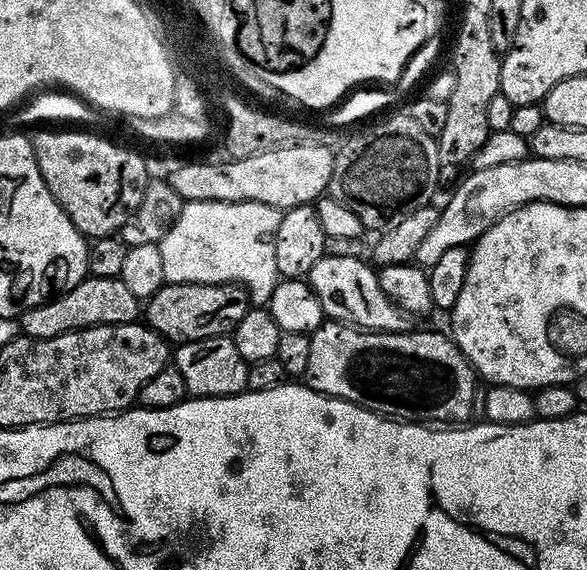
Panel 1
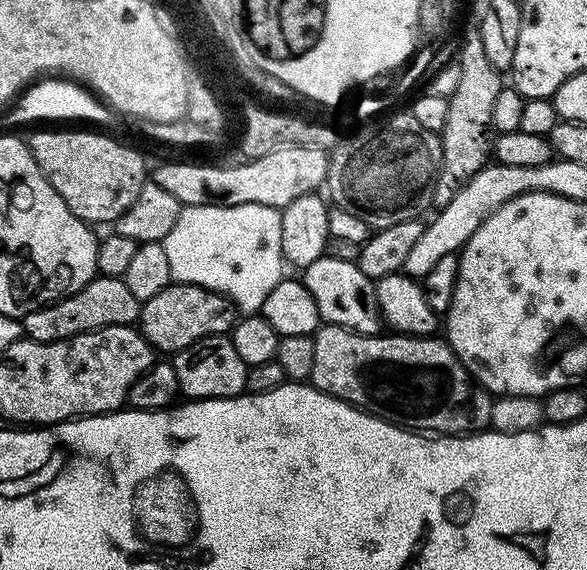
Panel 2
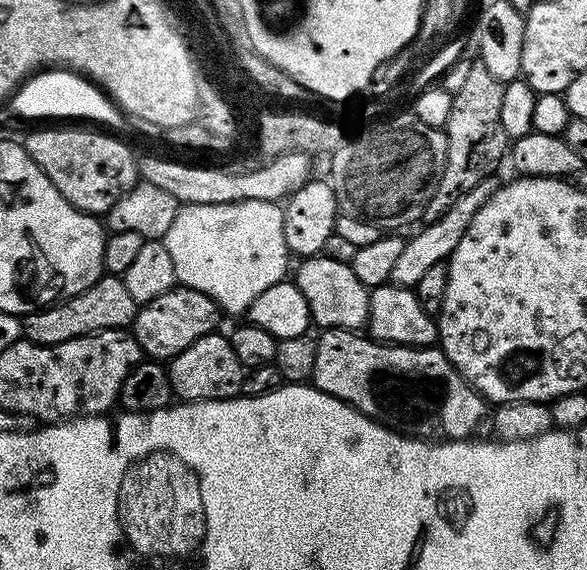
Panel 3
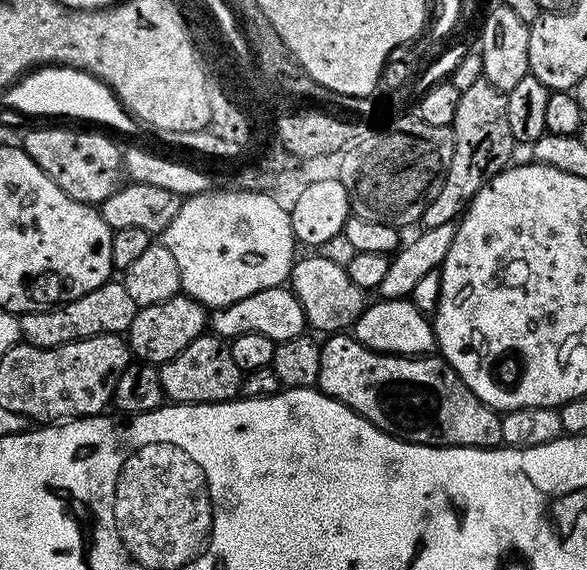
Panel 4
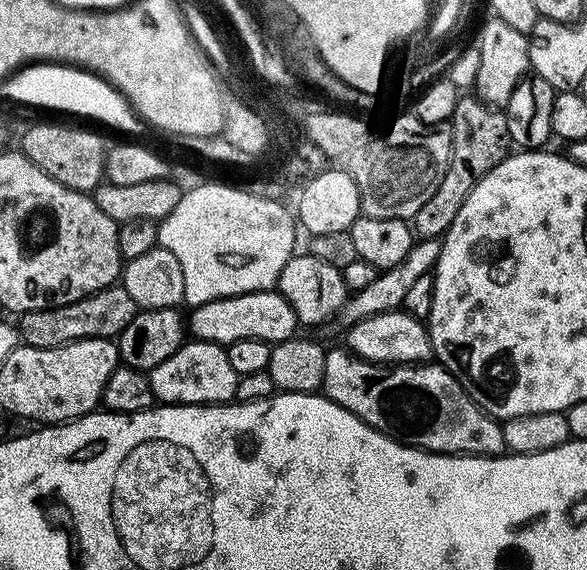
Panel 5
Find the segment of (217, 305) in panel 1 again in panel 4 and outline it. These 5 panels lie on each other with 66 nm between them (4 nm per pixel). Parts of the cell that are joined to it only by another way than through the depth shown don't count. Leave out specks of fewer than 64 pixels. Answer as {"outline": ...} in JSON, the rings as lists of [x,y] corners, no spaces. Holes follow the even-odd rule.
{"outline":[[[183,294],[166,298],[166,302],[154,302],[154,306],[136,309],[134,322],[130,322],[126,333],[128,348],[139,363],[157,366],[165,364],[170,362],[170,358],[182,354],[182,350],[186,350],[194,338],[205,335],[209,320],[204,305]]]}

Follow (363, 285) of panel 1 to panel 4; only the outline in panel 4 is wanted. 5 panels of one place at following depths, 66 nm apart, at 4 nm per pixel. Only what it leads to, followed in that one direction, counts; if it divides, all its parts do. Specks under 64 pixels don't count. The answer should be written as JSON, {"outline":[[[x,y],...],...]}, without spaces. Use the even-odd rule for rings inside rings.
{"outline":[[[318,254],[301,255],[293,263],[290,277],[292,293],[304,311],[304,319],[309,329],[317,328],[323,334],[335,334],[341,330],[351,329],[366,307],[365,289],[354,286],[350,282],[347,268],[338,266],[338,262],[330,262]]]}

